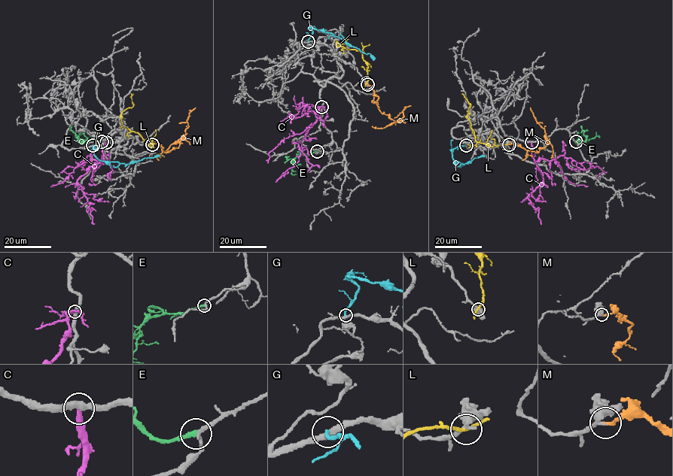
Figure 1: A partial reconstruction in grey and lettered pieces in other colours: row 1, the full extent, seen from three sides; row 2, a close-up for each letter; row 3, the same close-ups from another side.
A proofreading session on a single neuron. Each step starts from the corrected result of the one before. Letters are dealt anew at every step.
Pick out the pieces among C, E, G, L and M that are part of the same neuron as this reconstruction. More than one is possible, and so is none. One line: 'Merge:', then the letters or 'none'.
Merge: M

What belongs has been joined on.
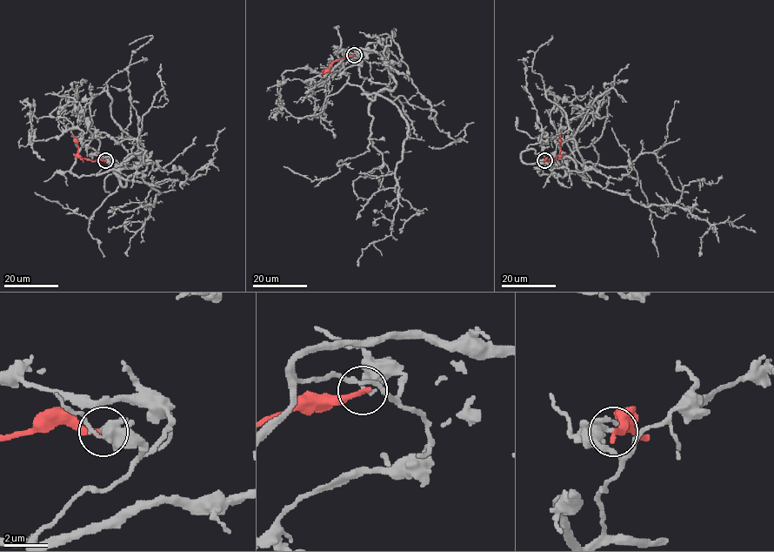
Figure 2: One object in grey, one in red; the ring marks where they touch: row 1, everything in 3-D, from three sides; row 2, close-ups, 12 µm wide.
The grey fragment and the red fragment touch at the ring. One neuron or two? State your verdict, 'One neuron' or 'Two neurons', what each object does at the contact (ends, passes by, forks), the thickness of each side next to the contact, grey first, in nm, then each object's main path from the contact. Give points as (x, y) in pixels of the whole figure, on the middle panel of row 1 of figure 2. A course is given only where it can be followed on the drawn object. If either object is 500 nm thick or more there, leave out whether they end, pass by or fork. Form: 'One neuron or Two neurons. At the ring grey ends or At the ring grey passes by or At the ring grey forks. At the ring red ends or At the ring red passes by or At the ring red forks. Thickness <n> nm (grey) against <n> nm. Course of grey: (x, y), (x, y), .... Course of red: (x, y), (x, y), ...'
Two neurons. At the ring grey ends. At the ring red ends. Thickness 360 nm (grey) against 280 nm. Course of grey: (354, 55), (397, 63), (392, 90), (368, 97), (390, 99), (408, 126), (390, 234), (358, 266). Course of red: (354, 55), (334, 61), (327, 71), (321, 71)

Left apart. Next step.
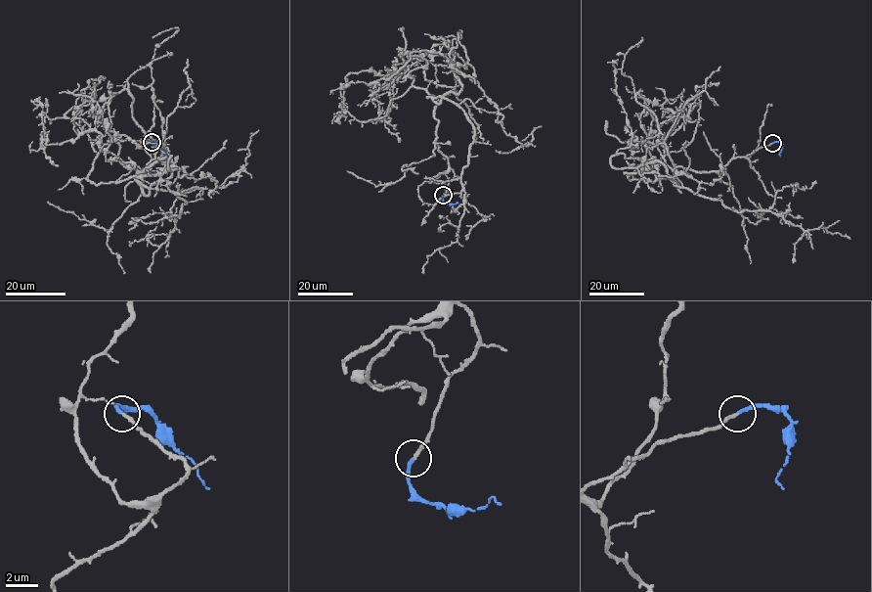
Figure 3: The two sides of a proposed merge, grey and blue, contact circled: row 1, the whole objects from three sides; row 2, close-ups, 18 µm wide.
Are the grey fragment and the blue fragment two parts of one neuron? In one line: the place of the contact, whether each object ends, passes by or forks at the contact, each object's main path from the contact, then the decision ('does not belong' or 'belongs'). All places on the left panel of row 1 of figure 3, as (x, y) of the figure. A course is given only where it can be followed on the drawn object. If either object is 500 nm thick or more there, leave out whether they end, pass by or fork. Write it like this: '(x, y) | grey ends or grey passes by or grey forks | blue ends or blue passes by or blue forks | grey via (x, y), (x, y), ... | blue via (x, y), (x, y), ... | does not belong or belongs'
(152, 142) | grey ends | blue ends | grey via (152, 142), (163, 154), (136, 179), (186, 203), (179, 217), (172, 216), (168, 237), (148, 235), (130, 246) | blue via (152, 142), (156, 141), (168, 157) | belongs

